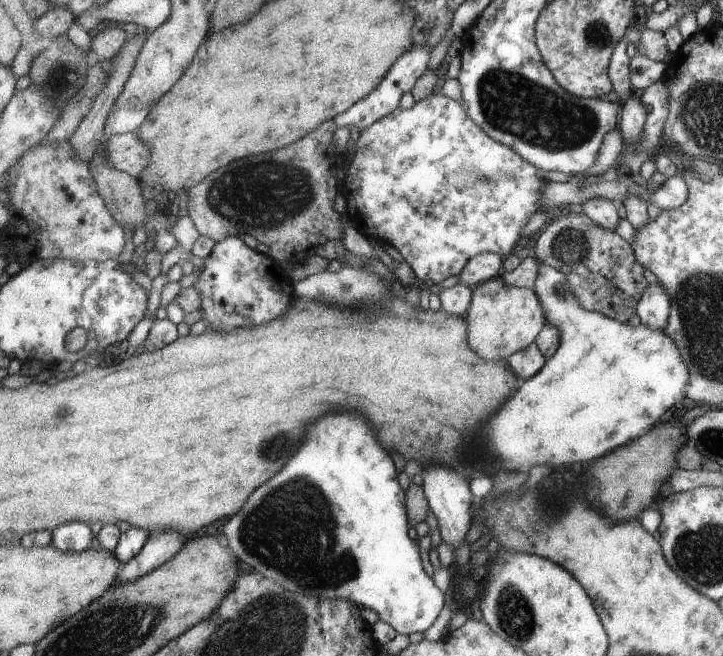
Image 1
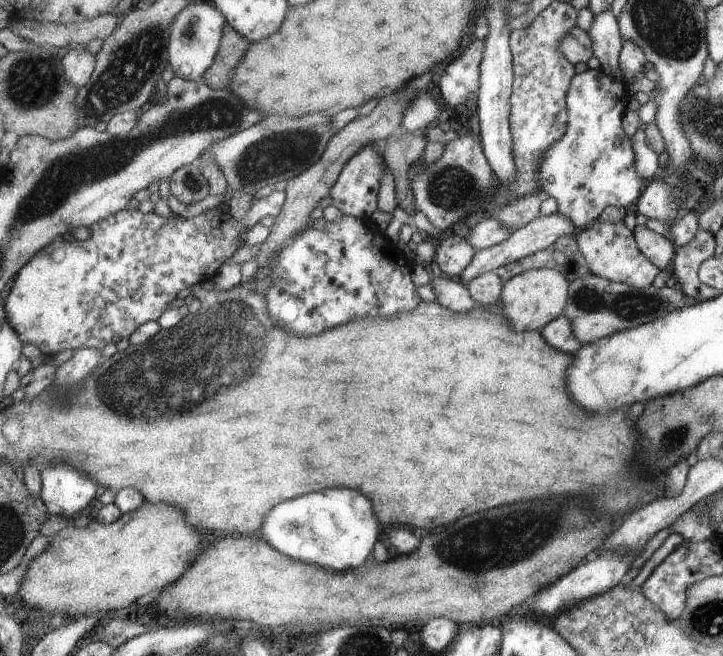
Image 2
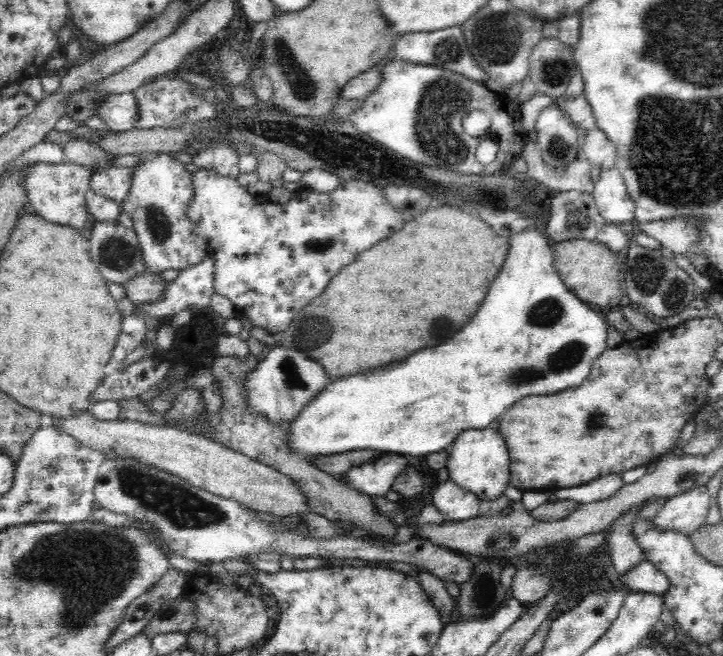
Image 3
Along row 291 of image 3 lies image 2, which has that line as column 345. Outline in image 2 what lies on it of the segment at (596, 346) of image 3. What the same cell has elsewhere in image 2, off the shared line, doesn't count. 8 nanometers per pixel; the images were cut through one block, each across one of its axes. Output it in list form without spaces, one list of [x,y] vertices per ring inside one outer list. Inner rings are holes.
[[[347,488],[319,490],[279,502],[266,514],[259,529],[261,539],[281,554],[340,573],[361,566],[379,534],[369,500]]]

